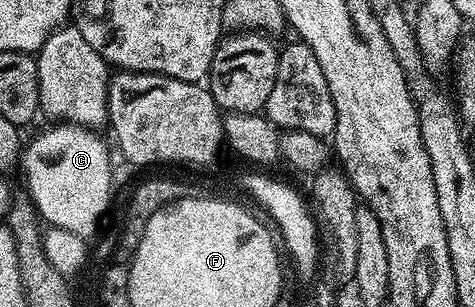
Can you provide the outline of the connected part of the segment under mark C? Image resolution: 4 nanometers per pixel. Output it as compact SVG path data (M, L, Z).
M68 122L49 127L53 128L39 133L30 144L28 141L19 157L20 171L25 171L28 199L46 225L92 238L109 208L109 195L113 192L109 148L92 128Z

